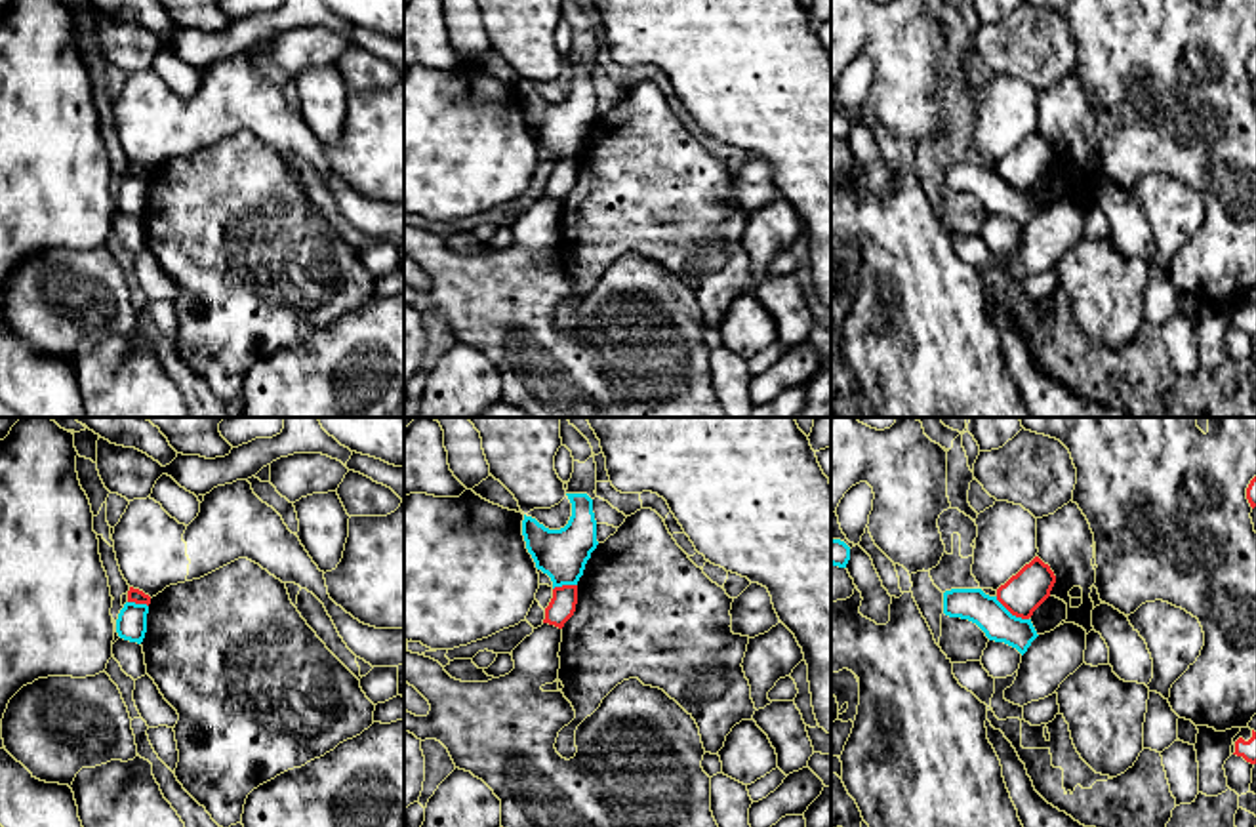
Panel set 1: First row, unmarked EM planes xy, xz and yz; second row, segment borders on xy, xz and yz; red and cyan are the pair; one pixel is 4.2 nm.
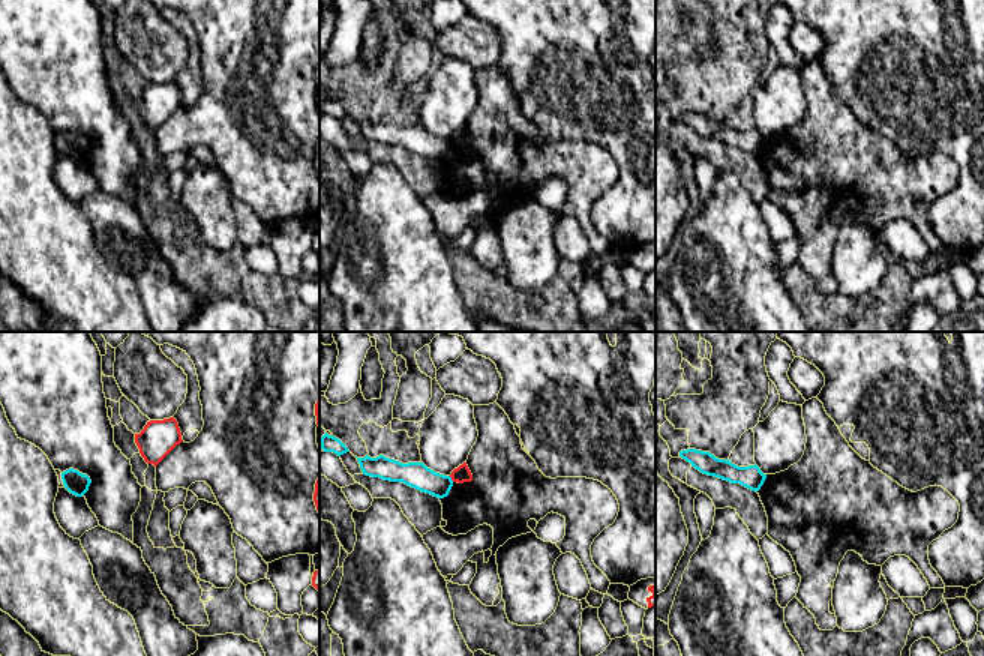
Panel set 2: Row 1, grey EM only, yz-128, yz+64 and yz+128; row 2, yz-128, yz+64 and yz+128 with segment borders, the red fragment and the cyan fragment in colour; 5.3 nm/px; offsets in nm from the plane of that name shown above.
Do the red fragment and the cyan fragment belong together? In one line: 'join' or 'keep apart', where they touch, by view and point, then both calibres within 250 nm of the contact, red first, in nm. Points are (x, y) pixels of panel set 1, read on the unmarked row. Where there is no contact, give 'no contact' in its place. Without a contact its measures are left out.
keep apart | yz (1012, 187) | 170/140 nm

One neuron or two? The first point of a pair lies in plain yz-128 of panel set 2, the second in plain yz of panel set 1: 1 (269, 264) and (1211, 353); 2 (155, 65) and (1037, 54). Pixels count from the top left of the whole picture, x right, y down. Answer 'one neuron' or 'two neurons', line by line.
1: two neurons
2: one neuron

